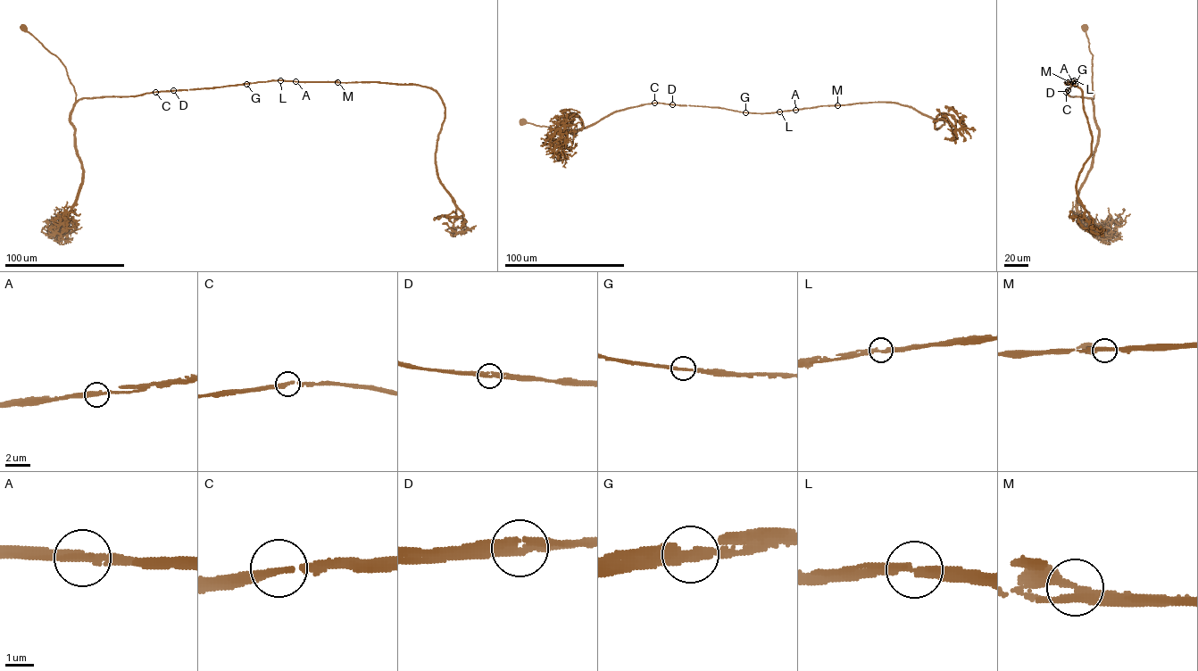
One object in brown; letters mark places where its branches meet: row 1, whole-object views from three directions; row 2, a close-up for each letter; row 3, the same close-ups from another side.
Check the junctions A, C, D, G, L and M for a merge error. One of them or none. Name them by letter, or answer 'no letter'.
no letter

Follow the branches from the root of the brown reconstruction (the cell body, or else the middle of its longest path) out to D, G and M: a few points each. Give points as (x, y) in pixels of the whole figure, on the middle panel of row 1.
D: (523, 121), (554, 129), (575, 130), (619, 110), (654, 103), (672, 104)
G: (523, 121), (554, 129), (575, 130), (619, 110), (654, 103), (745, 112)
M: (523, 121), (554, 129), (575, 130), (619, 110), (654, 103), (757, 113), (837, 105)

